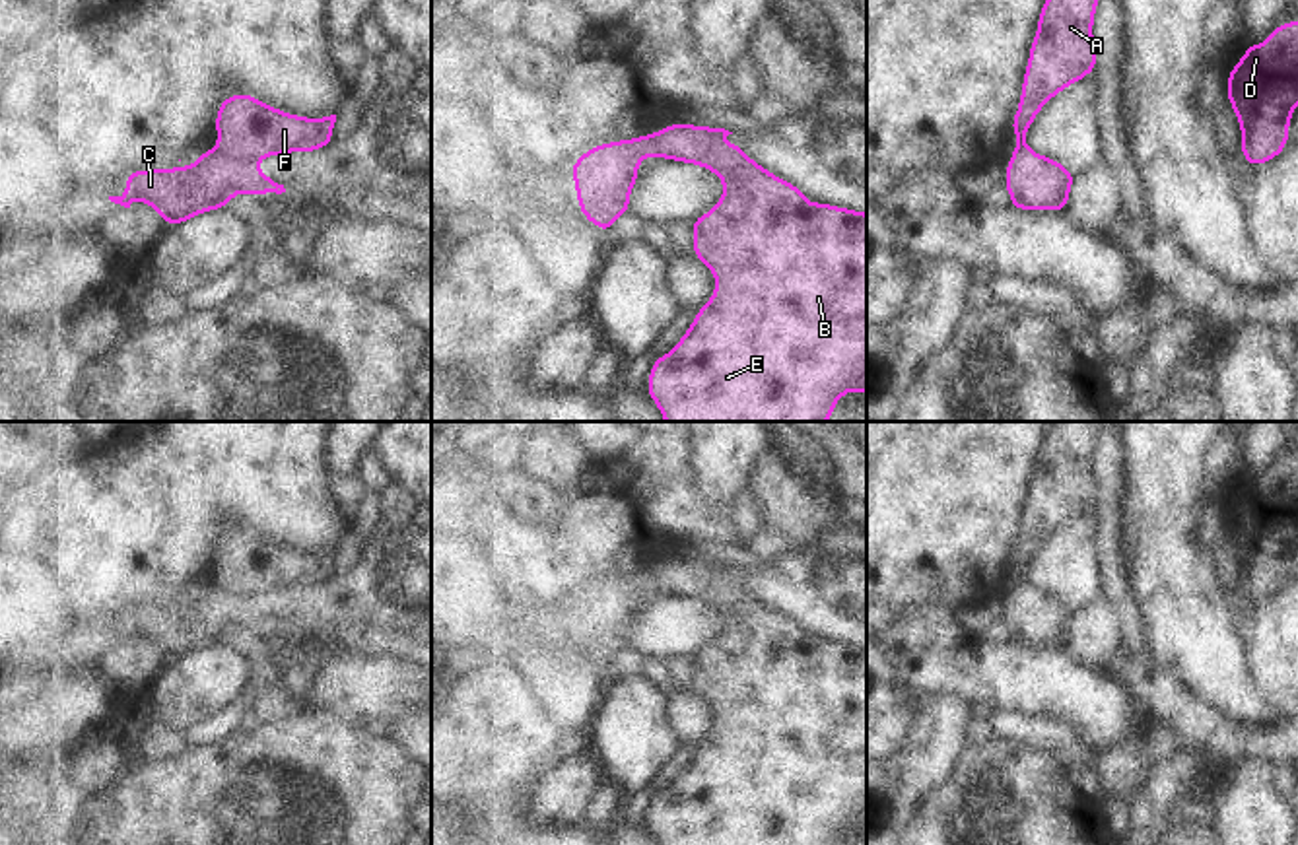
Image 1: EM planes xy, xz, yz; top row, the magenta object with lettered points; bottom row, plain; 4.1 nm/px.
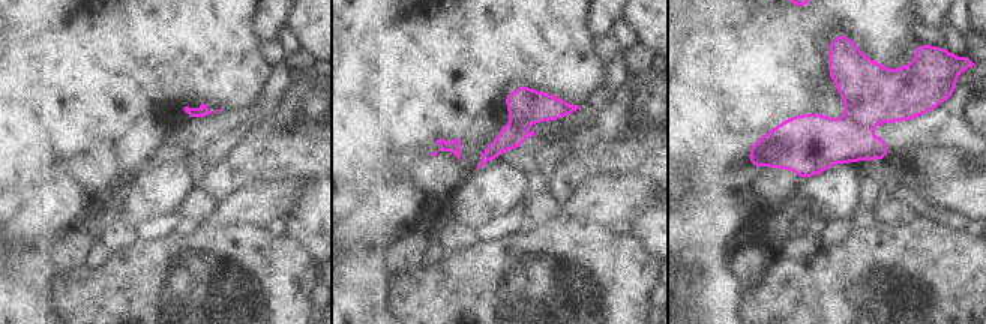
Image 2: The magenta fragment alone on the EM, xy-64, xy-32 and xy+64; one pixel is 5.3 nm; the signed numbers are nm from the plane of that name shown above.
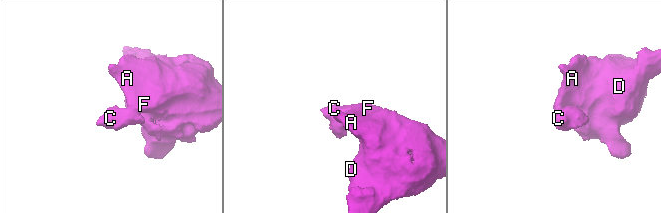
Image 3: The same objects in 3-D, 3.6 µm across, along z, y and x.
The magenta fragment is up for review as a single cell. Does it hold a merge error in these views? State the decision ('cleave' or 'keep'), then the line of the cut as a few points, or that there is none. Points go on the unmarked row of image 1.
cleave; cut in xy along (216, 585), (232, 593), (257, 597)

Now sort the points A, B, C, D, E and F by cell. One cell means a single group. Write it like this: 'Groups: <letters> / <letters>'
Groups: A B D E F / C.

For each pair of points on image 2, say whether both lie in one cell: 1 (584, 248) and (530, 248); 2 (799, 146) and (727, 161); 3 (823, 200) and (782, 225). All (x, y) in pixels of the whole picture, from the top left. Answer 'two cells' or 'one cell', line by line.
1: one cell
2: one cell
3: one cell

